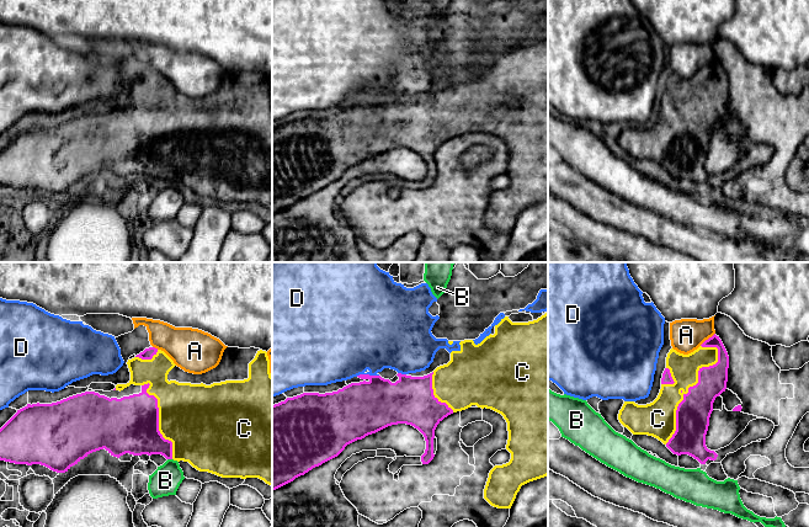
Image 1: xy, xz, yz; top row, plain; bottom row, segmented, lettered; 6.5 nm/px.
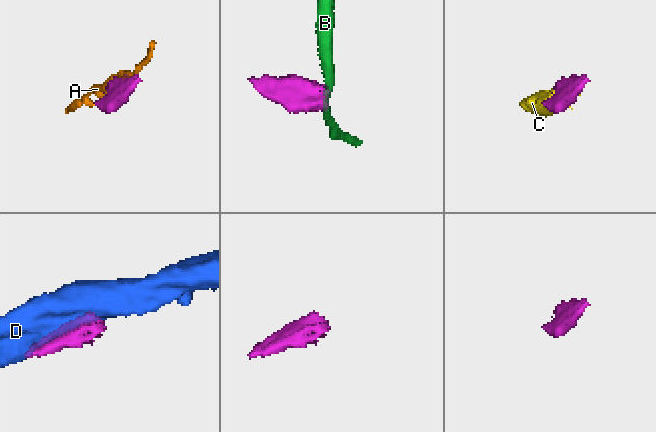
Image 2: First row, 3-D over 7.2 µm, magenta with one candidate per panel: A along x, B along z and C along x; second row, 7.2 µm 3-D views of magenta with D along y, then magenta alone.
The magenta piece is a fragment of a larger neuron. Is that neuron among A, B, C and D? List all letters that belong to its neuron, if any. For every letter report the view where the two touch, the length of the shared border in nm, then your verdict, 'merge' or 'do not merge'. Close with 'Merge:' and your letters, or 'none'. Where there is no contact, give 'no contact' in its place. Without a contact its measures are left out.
A: yz | 130 nm | do not merge
B: xy | 30 nm | do not merge
C: yz | 700 nm | merge
D: xz | 150 nm | do not merge
Merge: C

